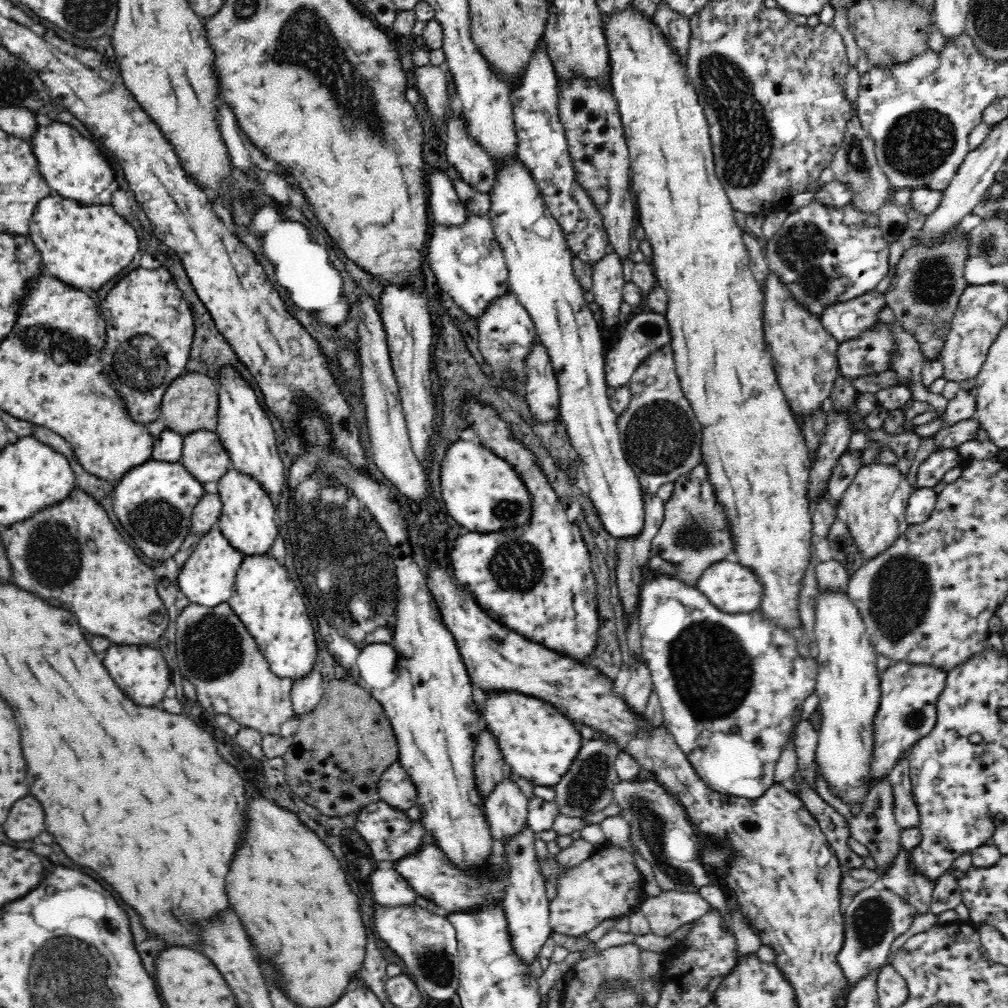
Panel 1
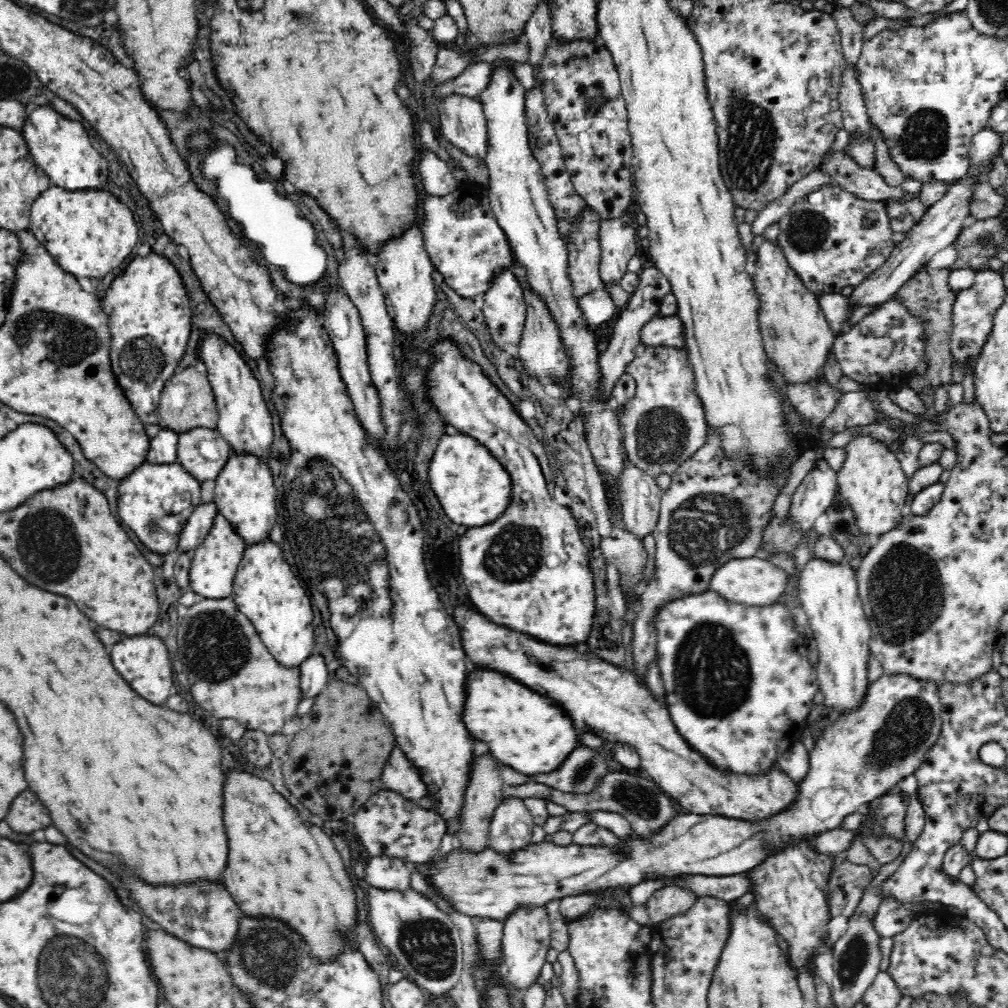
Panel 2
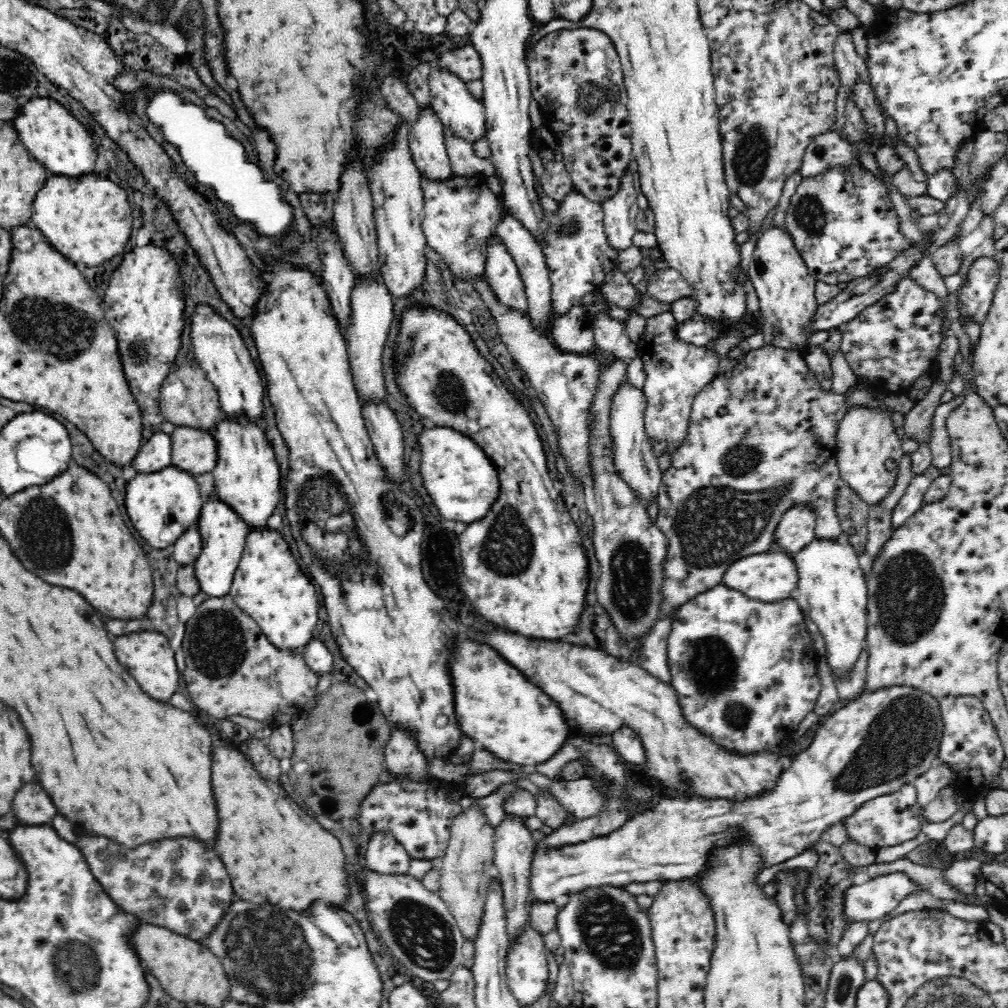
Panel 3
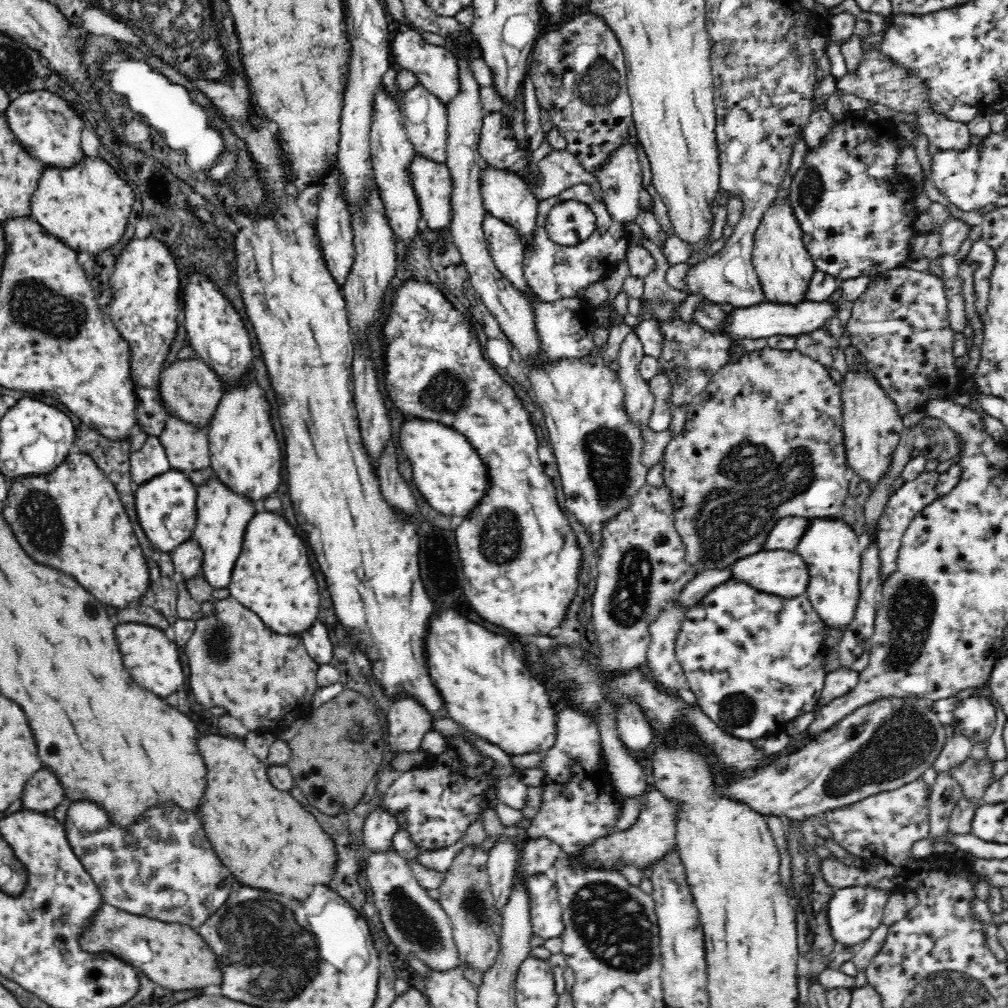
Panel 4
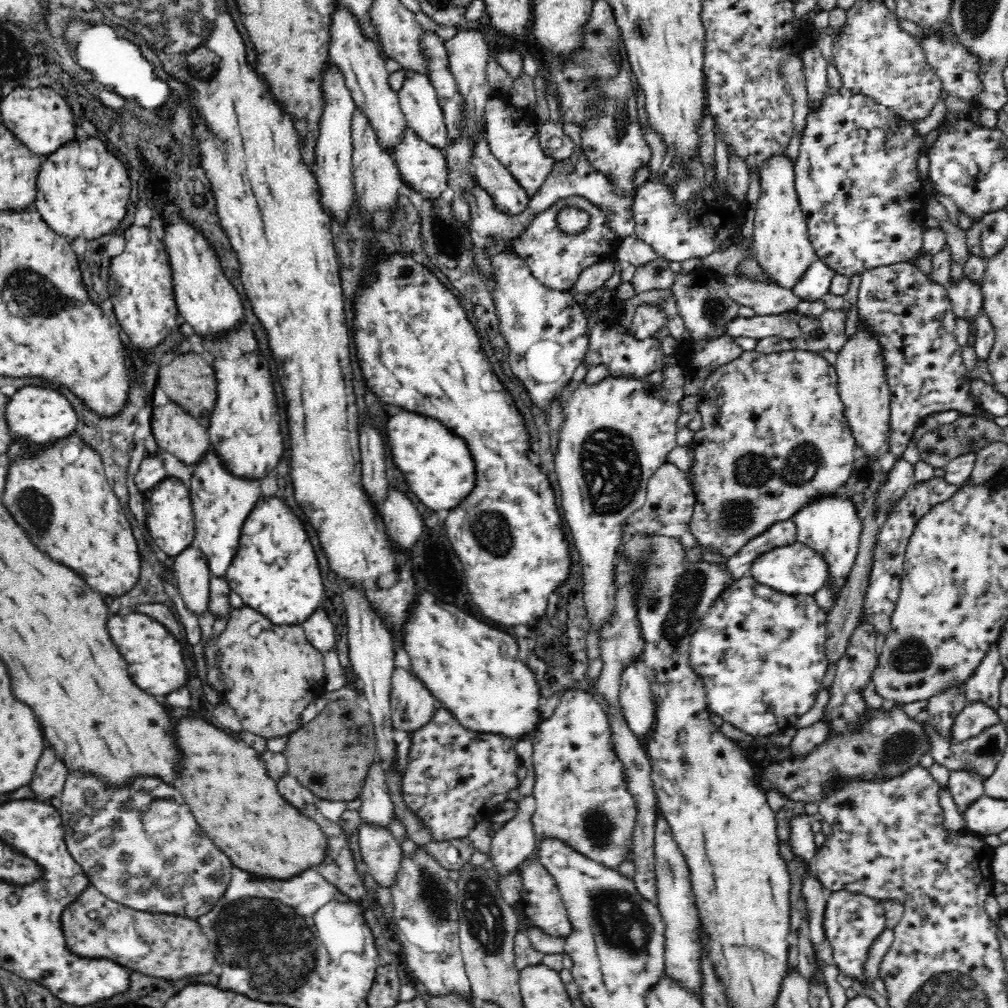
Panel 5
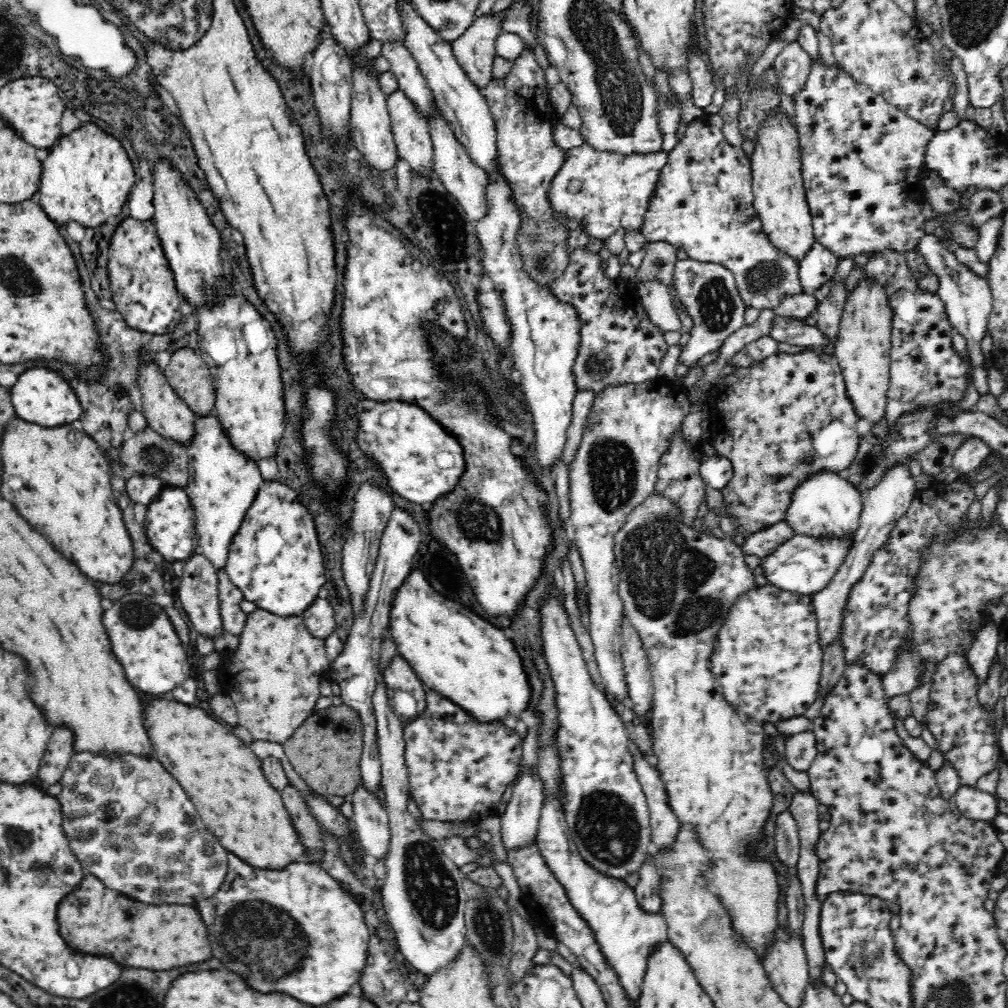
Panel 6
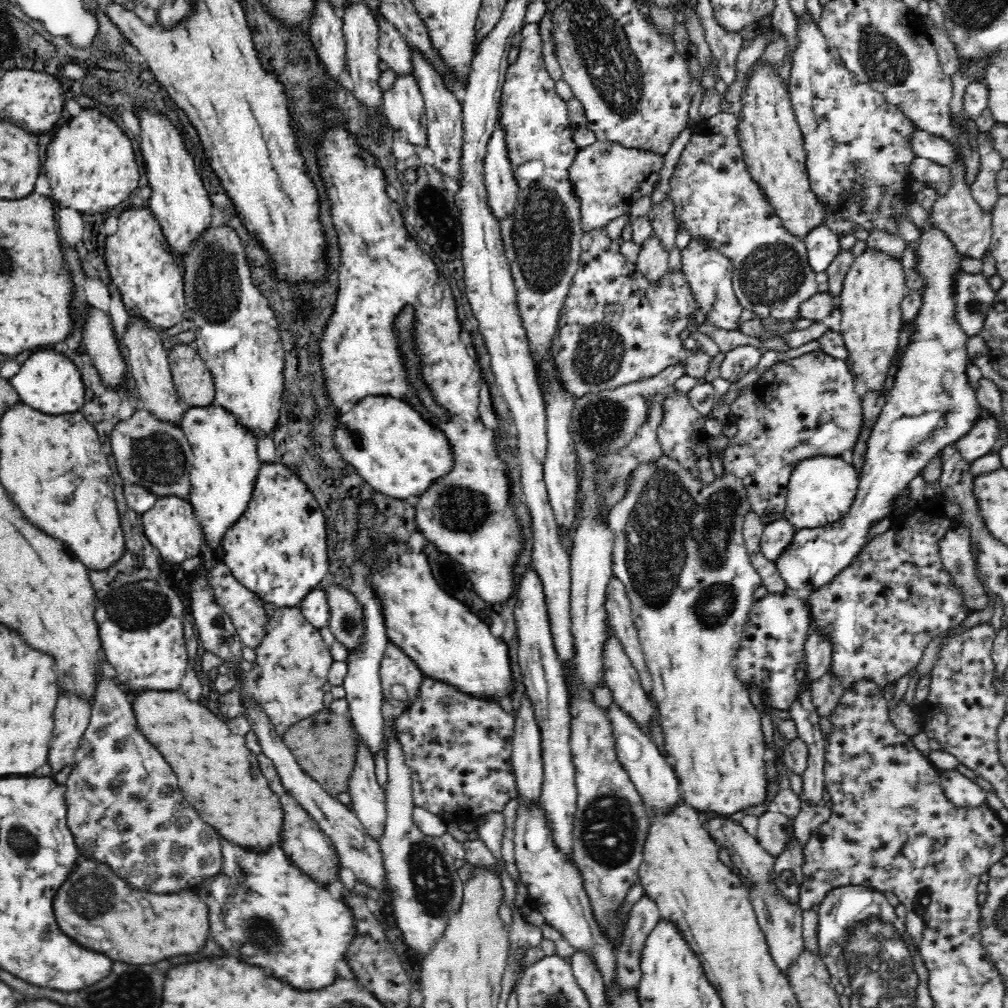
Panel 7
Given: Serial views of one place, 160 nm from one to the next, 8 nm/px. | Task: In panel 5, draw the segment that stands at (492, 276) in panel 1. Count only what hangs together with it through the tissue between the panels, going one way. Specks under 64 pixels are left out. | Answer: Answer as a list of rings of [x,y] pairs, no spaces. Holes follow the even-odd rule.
[[[406,128],[400,144],[393,152],[394,162],[402,182],[412,189],[416,189],[423,199],[437,199],[448,187],[447,166],[444,152],[438,148],[431,147],[422,141],[414,131]]]

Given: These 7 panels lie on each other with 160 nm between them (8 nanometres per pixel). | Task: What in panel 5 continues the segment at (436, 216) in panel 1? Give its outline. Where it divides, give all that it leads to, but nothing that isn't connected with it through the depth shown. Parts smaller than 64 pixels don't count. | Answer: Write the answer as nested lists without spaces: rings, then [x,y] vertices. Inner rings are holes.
[[[412,70],[405,73],[406,80],[397,95],[407,128],[426,144],[443,151],[450,138],[436,89],[428,76]]]

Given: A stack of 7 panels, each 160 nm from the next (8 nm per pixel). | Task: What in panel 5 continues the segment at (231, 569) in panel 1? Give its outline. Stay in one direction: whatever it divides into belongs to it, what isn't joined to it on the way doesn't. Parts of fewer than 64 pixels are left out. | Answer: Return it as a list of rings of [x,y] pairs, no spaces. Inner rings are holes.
[[[210,448],[197,462],[190,483],[192,508],[195,516],[195,537],[191,546],[201,550],[208,561],[212,577],[224,578],[236,546],[240,544],[242,526],[260,498],[260,482],[256,479],[232,476],[230,470],[220,461],[219,455]]]

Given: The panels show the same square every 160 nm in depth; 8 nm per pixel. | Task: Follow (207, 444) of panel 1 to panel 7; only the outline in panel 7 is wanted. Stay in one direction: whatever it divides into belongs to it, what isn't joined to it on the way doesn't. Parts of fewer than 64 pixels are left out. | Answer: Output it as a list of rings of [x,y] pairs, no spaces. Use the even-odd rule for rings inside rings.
[[[138,311],[129,315],[122,343],[126,346],[124,348],[127,352],[128,363],[130,363],[130,374],[138,388],[141,407],[154,413],[158,419],[172,421],[179,425],[185,408],[179,404],[170,362],[168,362],[169,352],[164,348],[160,333],[150,327],[150,323],[148,323],[148,319],[144,318],[144,315],[140,315]]]

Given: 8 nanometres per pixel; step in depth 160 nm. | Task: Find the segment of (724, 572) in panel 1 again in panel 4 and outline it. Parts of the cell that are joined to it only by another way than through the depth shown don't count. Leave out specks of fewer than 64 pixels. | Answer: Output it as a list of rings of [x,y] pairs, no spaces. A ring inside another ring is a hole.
[[[762,550],[756,554],[737,560],[732,566],[732,579],[748,583],[757,591],[792,598],[804,595],[808,586],[808,566],[796,551],[789,550]]]

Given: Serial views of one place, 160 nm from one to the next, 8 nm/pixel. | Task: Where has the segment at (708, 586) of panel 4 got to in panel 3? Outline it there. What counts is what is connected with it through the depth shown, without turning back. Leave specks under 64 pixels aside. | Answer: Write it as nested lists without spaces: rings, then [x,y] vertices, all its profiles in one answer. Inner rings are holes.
[[[674,614],[668,615],[665,619],[655,622],[654,626],[645,636],[641,646],[644,656],[639,667],[648,671],[654,678],[661,682],[670,684],[671,676],[668,670],[667,642],[670,634],[670,624],[674,620]]]

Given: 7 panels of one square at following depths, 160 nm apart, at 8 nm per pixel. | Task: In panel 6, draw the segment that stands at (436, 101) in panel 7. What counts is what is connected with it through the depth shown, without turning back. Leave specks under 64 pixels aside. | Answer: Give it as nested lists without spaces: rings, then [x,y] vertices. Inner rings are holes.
[[[435,110],[435,117],[429,120],[430,134],[433,142],[433,167],[435,175],[443,182],[446,190],[456,197],[457,202],[462,207],[462,211],[469,220],[477,223],[488,214],[489,204],[485,200],[485,190],[488,186],[488,176],[484,170],[474,164],[468,157],[462,143],[454,137],[448,121],[438,115]]]

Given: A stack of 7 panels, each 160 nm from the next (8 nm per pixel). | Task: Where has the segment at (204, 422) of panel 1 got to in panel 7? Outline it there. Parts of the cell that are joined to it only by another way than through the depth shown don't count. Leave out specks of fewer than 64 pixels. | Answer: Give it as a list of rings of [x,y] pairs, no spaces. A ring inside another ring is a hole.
[[[176,344],[169,351],[168,362],[179,404],[183,408],[206,406],[214,402],[214,377],[193,344]]]

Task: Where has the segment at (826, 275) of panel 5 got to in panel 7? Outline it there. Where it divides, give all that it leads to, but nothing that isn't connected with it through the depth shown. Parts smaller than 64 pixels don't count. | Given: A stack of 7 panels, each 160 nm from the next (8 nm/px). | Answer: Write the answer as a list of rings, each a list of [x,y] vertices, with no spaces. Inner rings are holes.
[[[823,221],[806,234],[805,244],[808,250],[808,261],[818,274],[827,270],[832,260],[840,252],[840,237]]]

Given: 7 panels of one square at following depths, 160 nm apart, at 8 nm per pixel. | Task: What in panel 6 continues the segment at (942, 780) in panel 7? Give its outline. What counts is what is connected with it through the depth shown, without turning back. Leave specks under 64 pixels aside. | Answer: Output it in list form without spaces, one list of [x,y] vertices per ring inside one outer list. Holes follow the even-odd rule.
[[[959,787],[954,798],[956,806],[966,818],[991,825],[1002,814],[999,801],[992,793],[980,791],[976,787]]]

